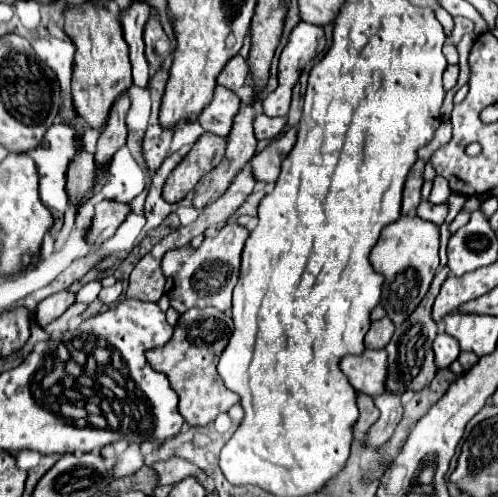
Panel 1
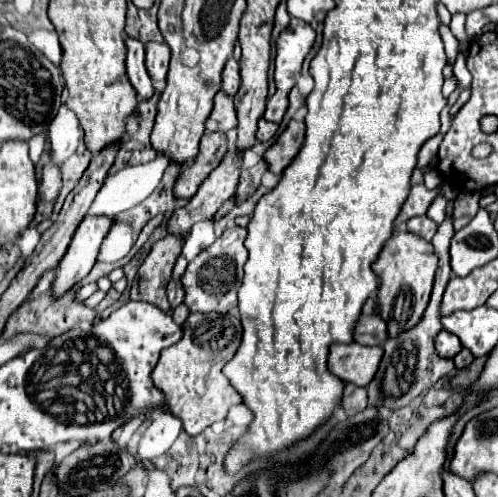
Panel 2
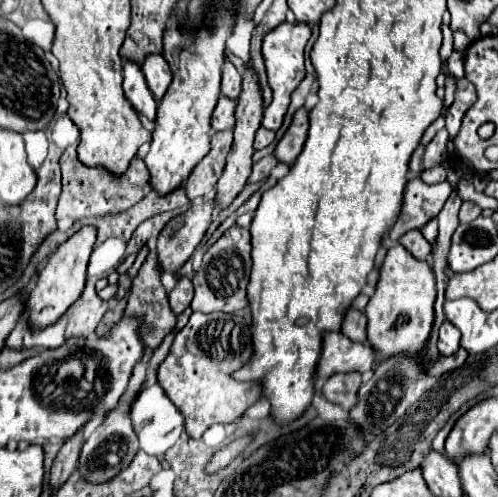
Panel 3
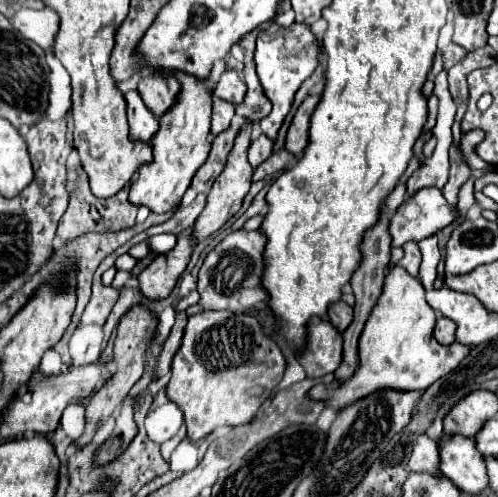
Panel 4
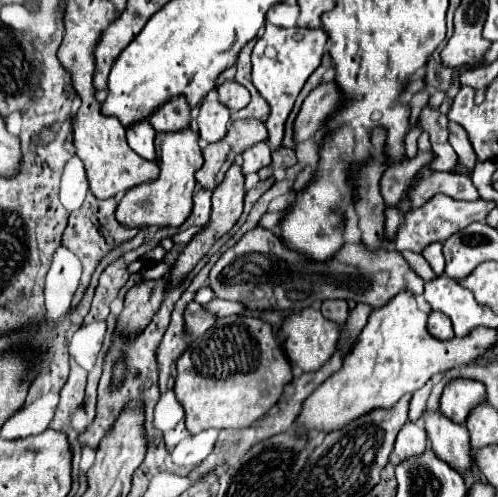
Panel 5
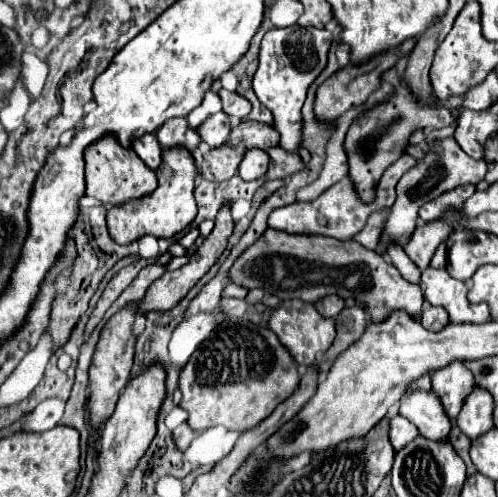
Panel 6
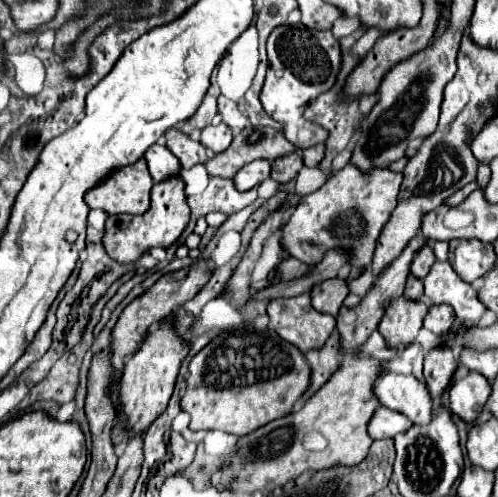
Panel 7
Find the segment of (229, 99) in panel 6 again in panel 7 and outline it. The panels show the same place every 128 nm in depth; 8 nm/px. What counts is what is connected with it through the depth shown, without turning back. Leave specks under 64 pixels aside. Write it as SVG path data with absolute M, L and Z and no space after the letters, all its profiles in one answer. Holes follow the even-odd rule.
M220 96L220 98L218 98L218 112L222 114L222 120L224 120L234 132L238 132L238 130L242 130L242 128L248 126L248 116L238 108L236 102L228 100L226 96Z

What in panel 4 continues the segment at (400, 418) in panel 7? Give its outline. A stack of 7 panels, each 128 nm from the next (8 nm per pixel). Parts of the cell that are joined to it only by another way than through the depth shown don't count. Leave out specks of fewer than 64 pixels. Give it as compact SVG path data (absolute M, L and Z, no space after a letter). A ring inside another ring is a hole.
M418 436L416 444L412 448L408 468L412 472L428 472L434 476L444 476L440 472L440 452L438 452L436 442L430 440L428 436Z

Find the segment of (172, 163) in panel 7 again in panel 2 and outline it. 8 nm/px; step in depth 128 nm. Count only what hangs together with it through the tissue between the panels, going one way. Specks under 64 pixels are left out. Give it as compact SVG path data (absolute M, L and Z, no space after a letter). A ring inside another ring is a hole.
M128 36L126 48L128 48L128 56L126 56L128 78L134 86L134 90L138 92L138 96L150 98L154 94L154 86L152 86L152 80L150 80L150 76L146 72L146 64L144 64L144 44L140 44L138 40L132 40Z

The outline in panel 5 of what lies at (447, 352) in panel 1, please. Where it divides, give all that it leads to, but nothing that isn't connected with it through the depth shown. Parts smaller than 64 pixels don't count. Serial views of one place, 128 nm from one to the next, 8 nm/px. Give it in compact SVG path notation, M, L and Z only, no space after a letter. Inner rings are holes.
M430 312L428 332L430 332L434 338L438 338L438 340L450 340L450 338L454 338L452 322L450 322L442 312Z

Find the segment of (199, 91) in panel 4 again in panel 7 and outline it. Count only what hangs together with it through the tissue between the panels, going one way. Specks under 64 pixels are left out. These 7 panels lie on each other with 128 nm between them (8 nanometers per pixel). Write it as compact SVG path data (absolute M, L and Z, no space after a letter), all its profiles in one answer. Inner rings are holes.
M180 174L170 176L168 180L162 180L162 184L154 184L152 188L152 202L148 212L140 214L140 216L108 216L106 220L106 234L104 234L104 248L106 252L126 264L126 262L134 262L138 260L138 256L146 250L150 250L152 246L170 246L174 244L180 234L184 232L188 220L190 220L190 208L186 202L186 194L184 194L184 180Z

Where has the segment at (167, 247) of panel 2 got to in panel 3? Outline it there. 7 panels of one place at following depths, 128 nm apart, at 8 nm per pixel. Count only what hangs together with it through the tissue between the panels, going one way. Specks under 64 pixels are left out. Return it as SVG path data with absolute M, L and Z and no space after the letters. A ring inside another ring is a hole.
M152 248L150 254L146 256L142 268L138 270L136 278L132 280L132 290L128 296L128 306L124 310L128 316L142 316L144 318L144 330L140 332L144 338L144 346L146 346L146 362L152 356L152 350L162 342L162 338L176 326L176 314L172 312L170 304L168 304L168 296L162 284L162 270L156 262L156 250Z

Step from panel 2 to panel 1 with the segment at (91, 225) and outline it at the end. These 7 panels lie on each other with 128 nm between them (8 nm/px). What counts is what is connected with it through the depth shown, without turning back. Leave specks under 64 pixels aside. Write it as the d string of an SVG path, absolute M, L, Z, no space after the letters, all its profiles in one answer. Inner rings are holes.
M102 200L96 204L94 218L90 232L86 236L88 244L102 244L110 236L116 234L118 226L126 220L126 216L132 212L130 204L116 204L112 200Z

